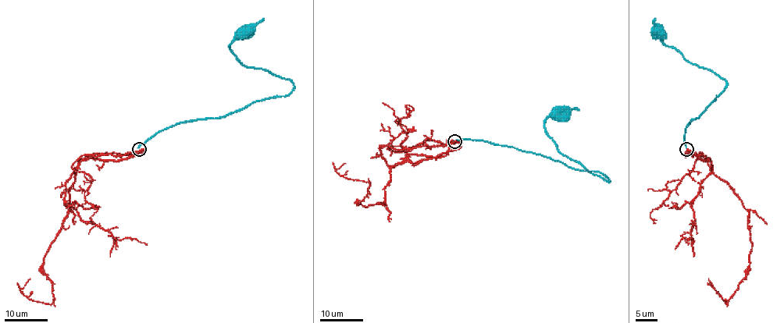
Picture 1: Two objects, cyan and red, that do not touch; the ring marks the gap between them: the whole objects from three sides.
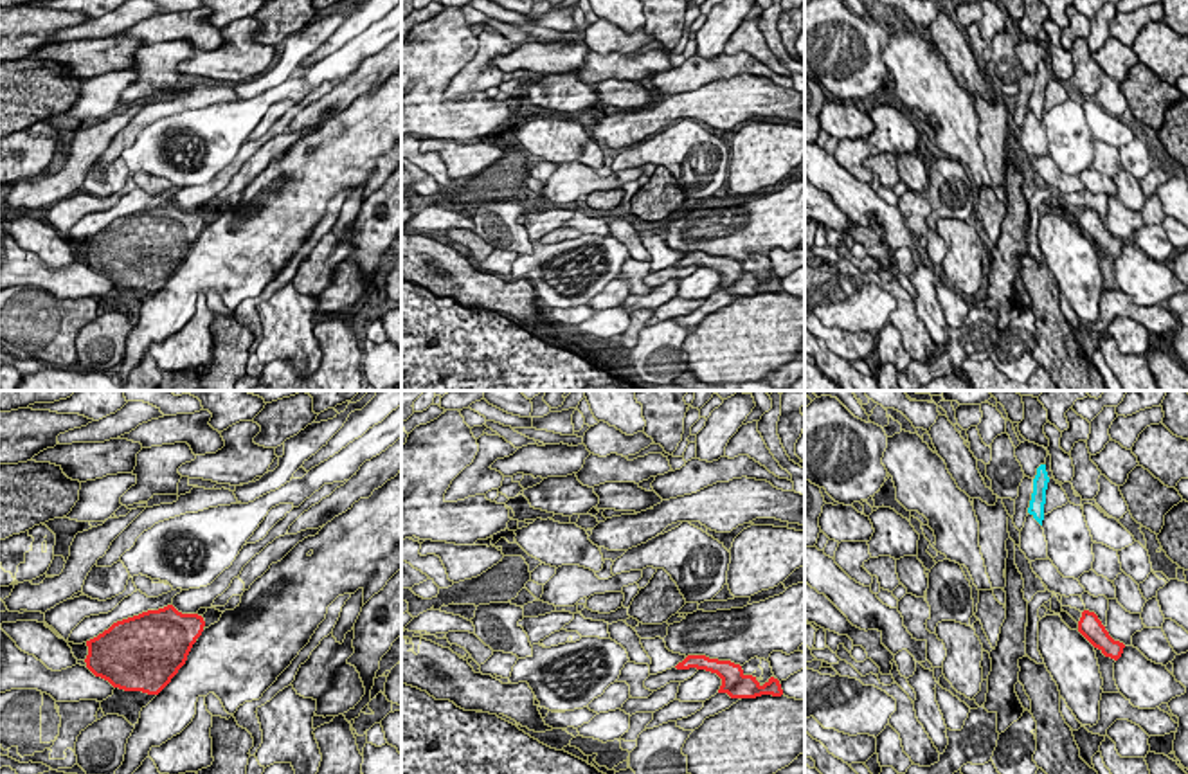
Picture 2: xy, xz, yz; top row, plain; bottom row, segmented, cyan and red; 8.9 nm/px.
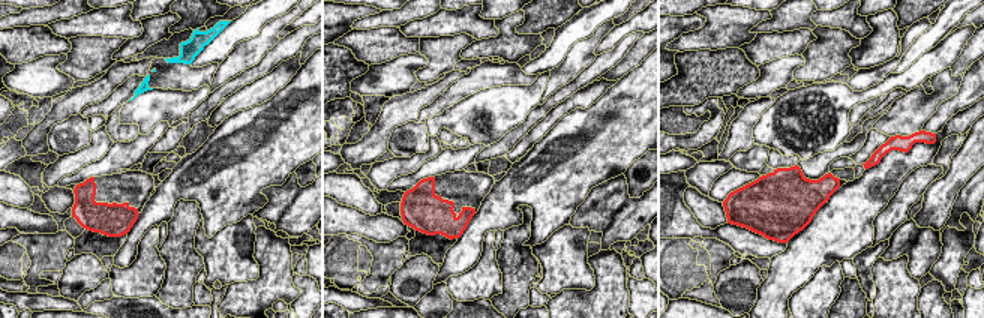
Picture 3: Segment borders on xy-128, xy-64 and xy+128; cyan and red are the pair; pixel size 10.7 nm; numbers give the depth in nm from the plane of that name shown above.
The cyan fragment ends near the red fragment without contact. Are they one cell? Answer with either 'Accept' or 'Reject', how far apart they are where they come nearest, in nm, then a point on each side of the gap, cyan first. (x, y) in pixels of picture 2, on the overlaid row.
Accept. Distance 850 nm. Across: yz (1041, 524), (1084, 611)

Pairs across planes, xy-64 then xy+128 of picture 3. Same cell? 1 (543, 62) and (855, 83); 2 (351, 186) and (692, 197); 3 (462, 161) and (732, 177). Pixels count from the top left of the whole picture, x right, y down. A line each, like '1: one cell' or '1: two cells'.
1: one cell
2: one cell
3: one cell

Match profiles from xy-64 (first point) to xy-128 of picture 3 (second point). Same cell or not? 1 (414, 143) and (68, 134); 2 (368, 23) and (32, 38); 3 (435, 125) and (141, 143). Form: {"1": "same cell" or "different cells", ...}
{"1": "same cell", "2": "different cells", "3": "different cells"}

